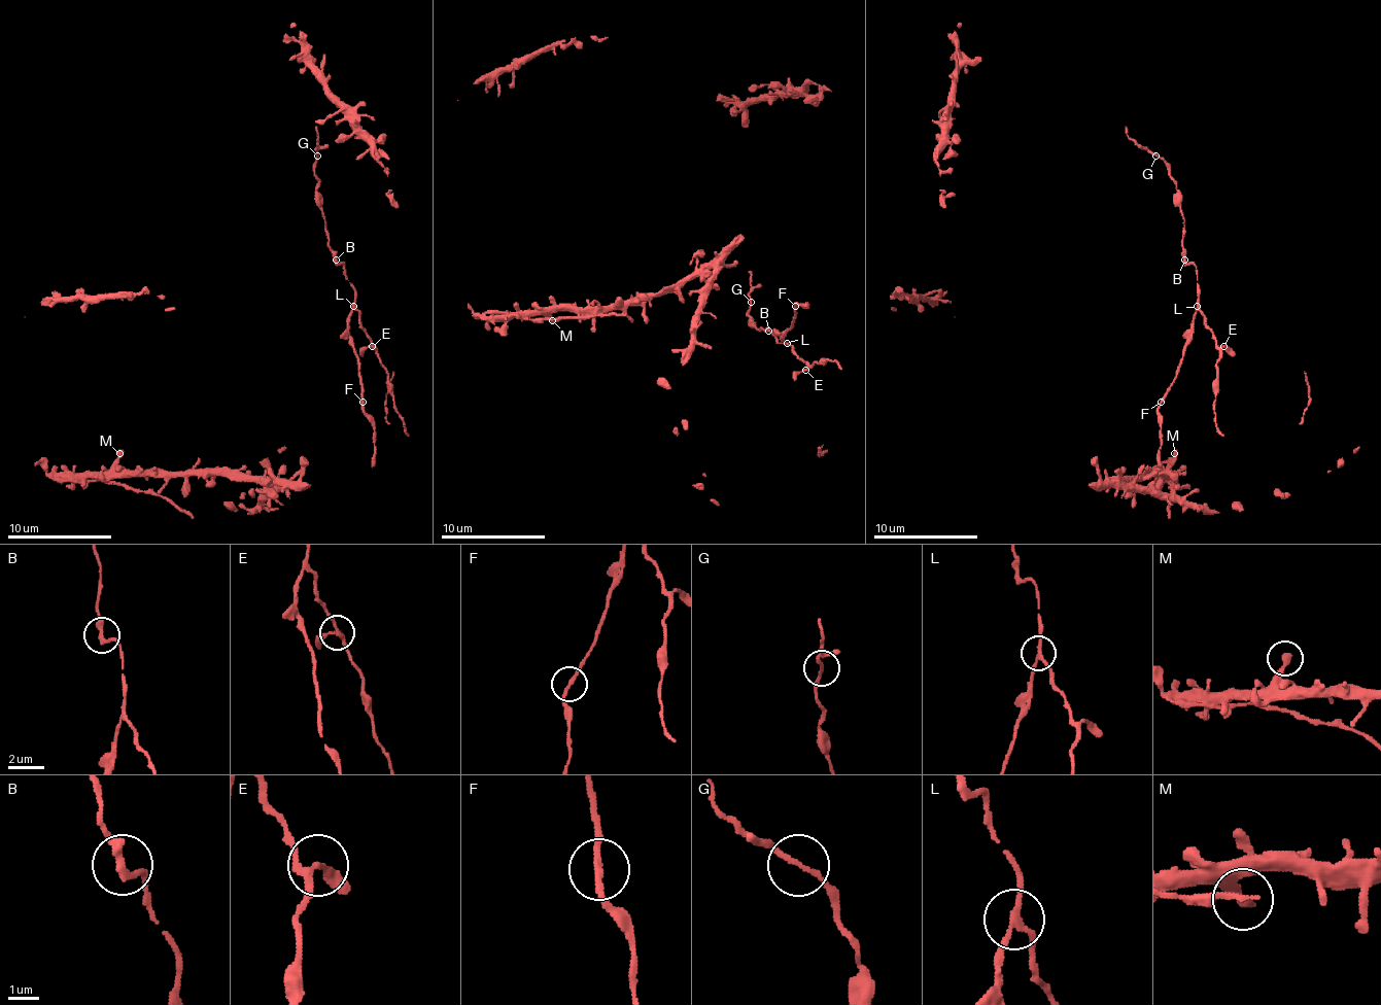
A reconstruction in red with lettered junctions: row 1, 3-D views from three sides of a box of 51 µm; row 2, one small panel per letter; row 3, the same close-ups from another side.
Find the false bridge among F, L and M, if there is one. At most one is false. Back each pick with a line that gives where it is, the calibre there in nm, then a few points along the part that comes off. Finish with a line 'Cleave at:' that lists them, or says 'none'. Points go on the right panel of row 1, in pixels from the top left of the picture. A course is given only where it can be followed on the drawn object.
L: at (1197, 306); 170 nm thick
Cleave at: L

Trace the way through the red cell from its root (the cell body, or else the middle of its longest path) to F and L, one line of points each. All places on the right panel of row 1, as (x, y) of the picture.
F: (1198, 281), (1198, 310), (1193, 317), (1193, 338), (1184, 349), (1177, 377), (1161, 401)
L: (1198, 281), (1198, 307)

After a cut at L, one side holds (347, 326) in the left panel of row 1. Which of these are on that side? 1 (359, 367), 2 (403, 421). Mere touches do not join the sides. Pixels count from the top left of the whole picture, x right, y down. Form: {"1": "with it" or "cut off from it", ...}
{"1": "with it", "2": "cut off from it"}

